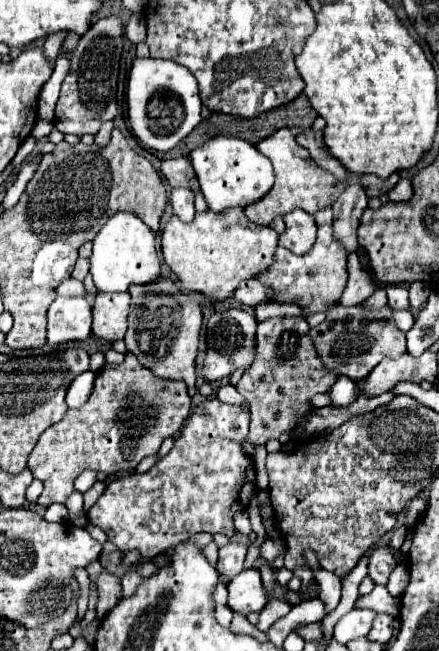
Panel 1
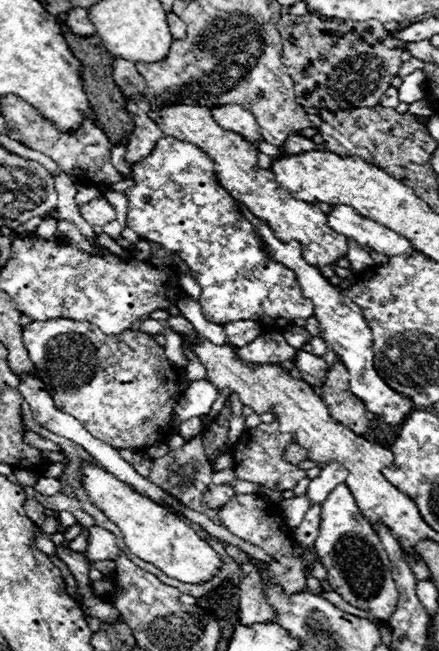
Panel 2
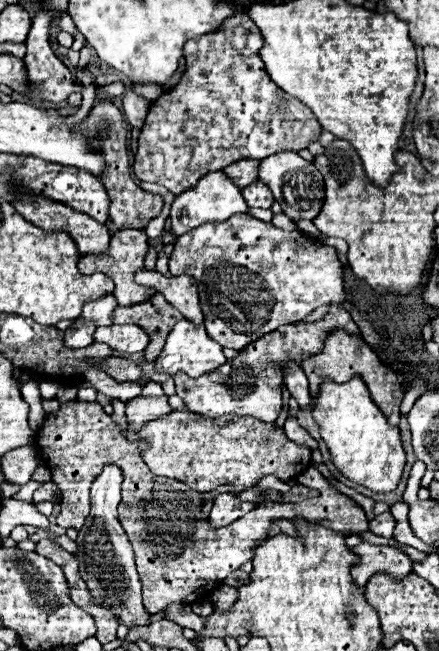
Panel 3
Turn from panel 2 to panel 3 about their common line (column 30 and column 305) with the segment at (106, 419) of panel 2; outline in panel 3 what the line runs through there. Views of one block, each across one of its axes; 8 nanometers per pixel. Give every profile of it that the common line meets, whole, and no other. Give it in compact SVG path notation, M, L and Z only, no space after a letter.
M330 304L330 310L324 318L314 322L302 322L302 324L286 324L262 336L262 340L254 340L254 344L248 344L246 348L242 348L238 356L228 358L226 364L222 364L214 372L208 372L206 376L188 378L184 372L174 374L176 394L184 400L184 404L192 412L206 418L236 414L236 416L254 416L256 420L262 420L262 422L274 422L284 406L282 402L284 366L288 362L302 364L302 360L306 360L308 356L320 354L326 338L334 330L346 330L348 334L360 336L360 330L352 320L350 312L346 312L338 304Z

